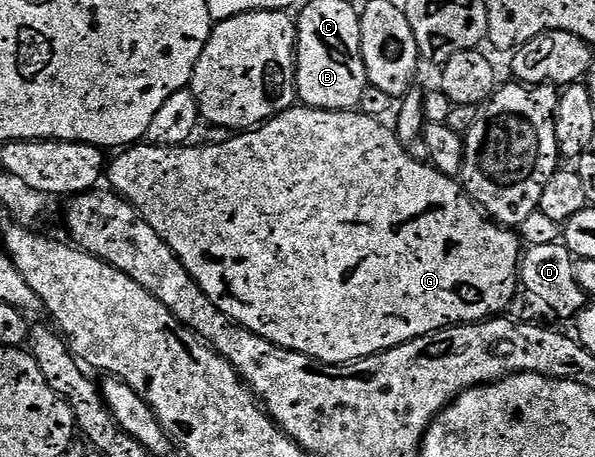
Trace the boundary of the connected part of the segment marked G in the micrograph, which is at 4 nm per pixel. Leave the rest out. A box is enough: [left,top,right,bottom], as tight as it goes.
[108,105,524,365]

